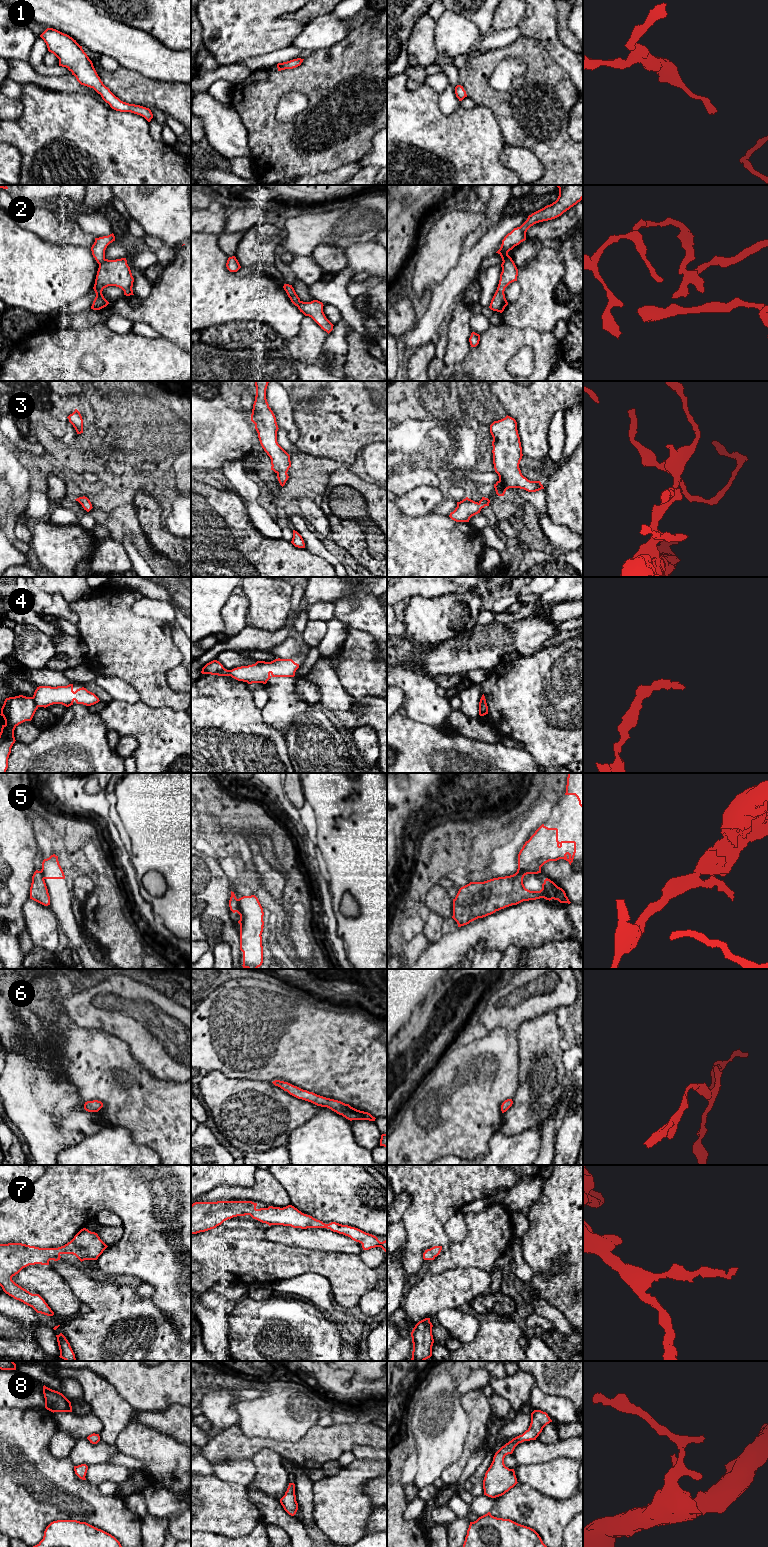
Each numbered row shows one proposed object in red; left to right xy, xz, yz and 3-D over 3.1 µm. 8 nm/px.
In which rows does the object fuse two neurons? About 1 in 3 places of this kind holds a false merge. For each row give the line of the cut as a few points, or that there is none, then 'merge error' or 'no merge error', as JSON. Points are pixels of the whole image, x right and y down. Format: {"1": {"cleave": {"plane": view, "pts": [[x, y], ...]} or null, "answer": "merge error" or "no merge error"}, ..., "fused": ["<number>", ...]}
{"1": {"cleave": null, "answer": "no merge error"}, "2": {"cleave": {"plane": "yz", "pts": [[509, 256], [503, 261]]}, "answer": "merge error"}, "3": {"cleave": null, "answer": "no merge error"}, "4": {"cleave": {"plane": "xy", "pts": [[31, 697], [38, 706]]}, "answer": "merge error"}, "5": {"cleave": {"plane": "xz", "pts": [[238, 899], [236, 911]]}, "answer": "merge error"}, "6": {"cleave": null, "answer": "no merge error"}, "7": {"cleave": null, "answer": "no merge error"}, "8": {"cleave": null, "answer": "no merge error"}, "fused": ["2", "4", "5"]}

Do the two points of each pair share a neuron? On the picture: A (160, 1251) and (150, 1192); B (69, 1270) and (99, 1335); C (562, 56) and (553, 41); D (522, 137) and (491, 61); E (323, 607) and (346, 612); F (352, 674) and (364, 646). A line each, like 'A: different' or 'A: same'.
A: same
B: same
C: same
D: same
E: different
F: same

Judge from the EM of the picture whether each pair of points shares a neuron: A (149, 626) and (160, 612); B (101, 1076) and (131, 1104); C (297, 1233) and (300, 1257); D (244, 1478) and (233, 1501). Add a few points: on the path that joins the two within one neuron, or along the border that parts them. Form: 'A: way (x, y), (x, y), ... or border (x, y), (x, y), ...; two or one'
A: border (133, 612), (141, 616), (160, 619), (169, 624); two
B: way (108, 1081), (124, 1097); one
C: border (276, 1242), (307, 1249), (317, 1249), (322, 1252); two
D: border (219, 1478), (228, 1483), (246, 1486); two

